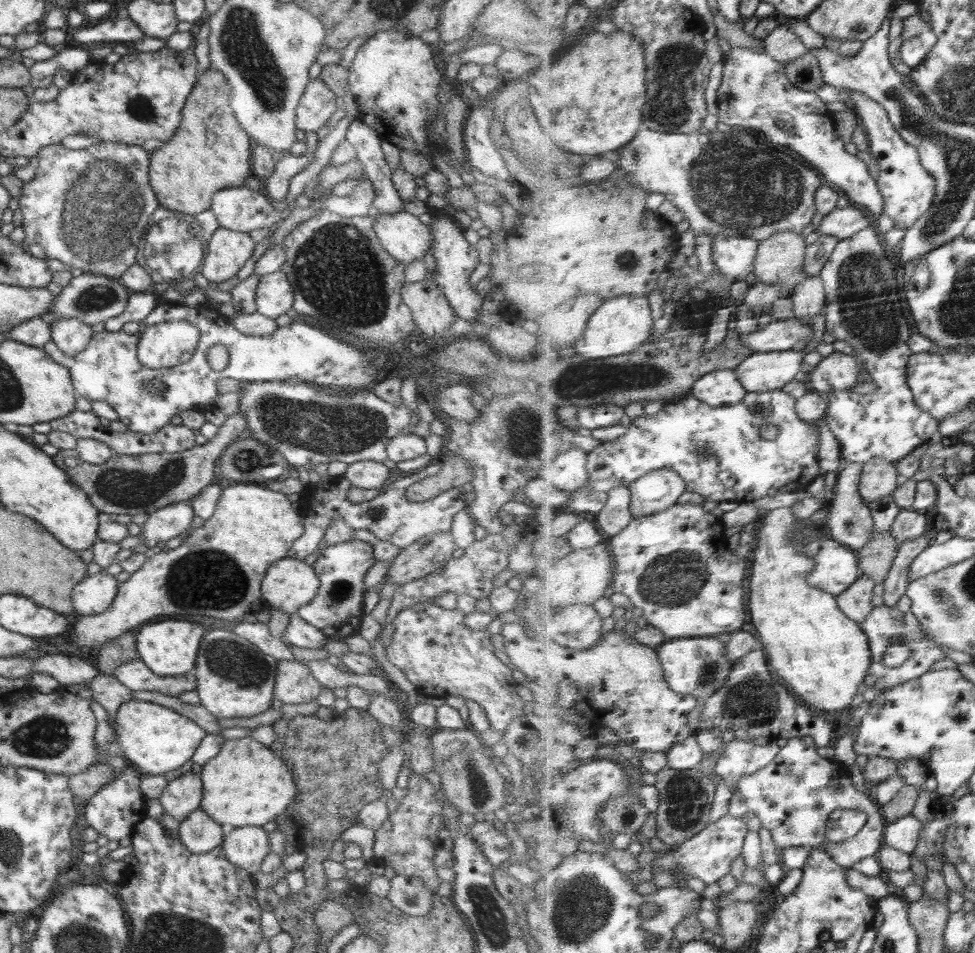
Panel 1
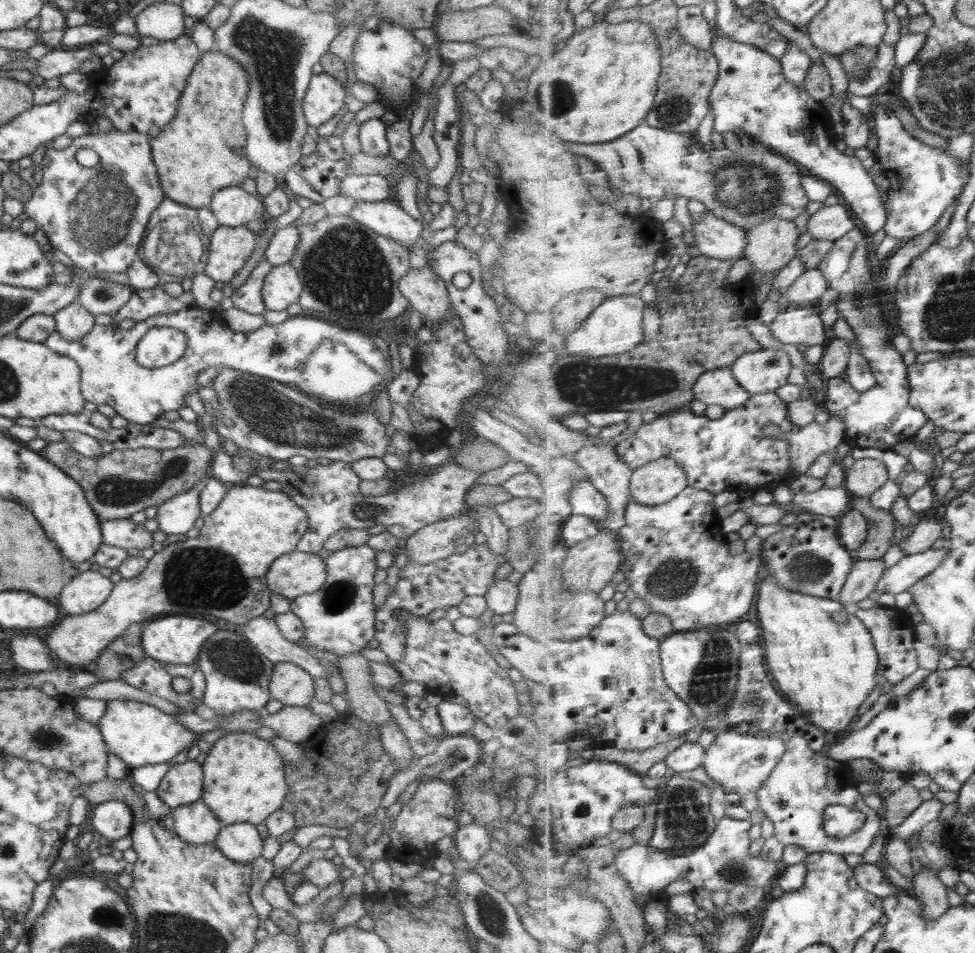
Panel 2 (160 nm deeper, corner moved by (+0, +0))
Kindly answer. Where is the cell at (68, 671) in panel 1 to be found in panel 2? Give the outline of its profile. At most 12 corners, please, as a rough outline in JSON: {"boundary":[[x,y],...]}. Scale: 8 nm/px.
{"boundary":[[15,634],[10,652],[18,671],[67,668],[37,636]]}

